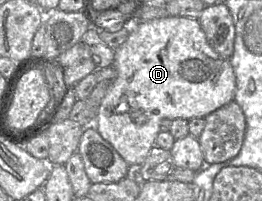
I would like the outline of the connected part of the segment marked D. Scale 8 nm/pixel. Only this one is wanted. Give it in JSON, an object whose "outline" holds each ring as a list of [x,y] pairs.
{"outline":[[[167,16],[163,18],[153,19],[146,22],[135,22],[128,24],[129,35],[127,40],[114,50],[114,61],[112,66],[117,72],[115,81],[108,87],[94,121],[94,127],[104,140],[109,142],[123,160],[132,168],[132,175],[137,177],[137,169],[143,164],[150,150],[155,146],[155,140],[160,132],[160,122],[163,119],[175,120],[192,118],[205,118],[211,112],[224,106],[234,100],[236,91],[236,80],[234,70],[229,59],[222,58],[208,43],[206,35],[201,28],[198,19],[180,16]]]}

